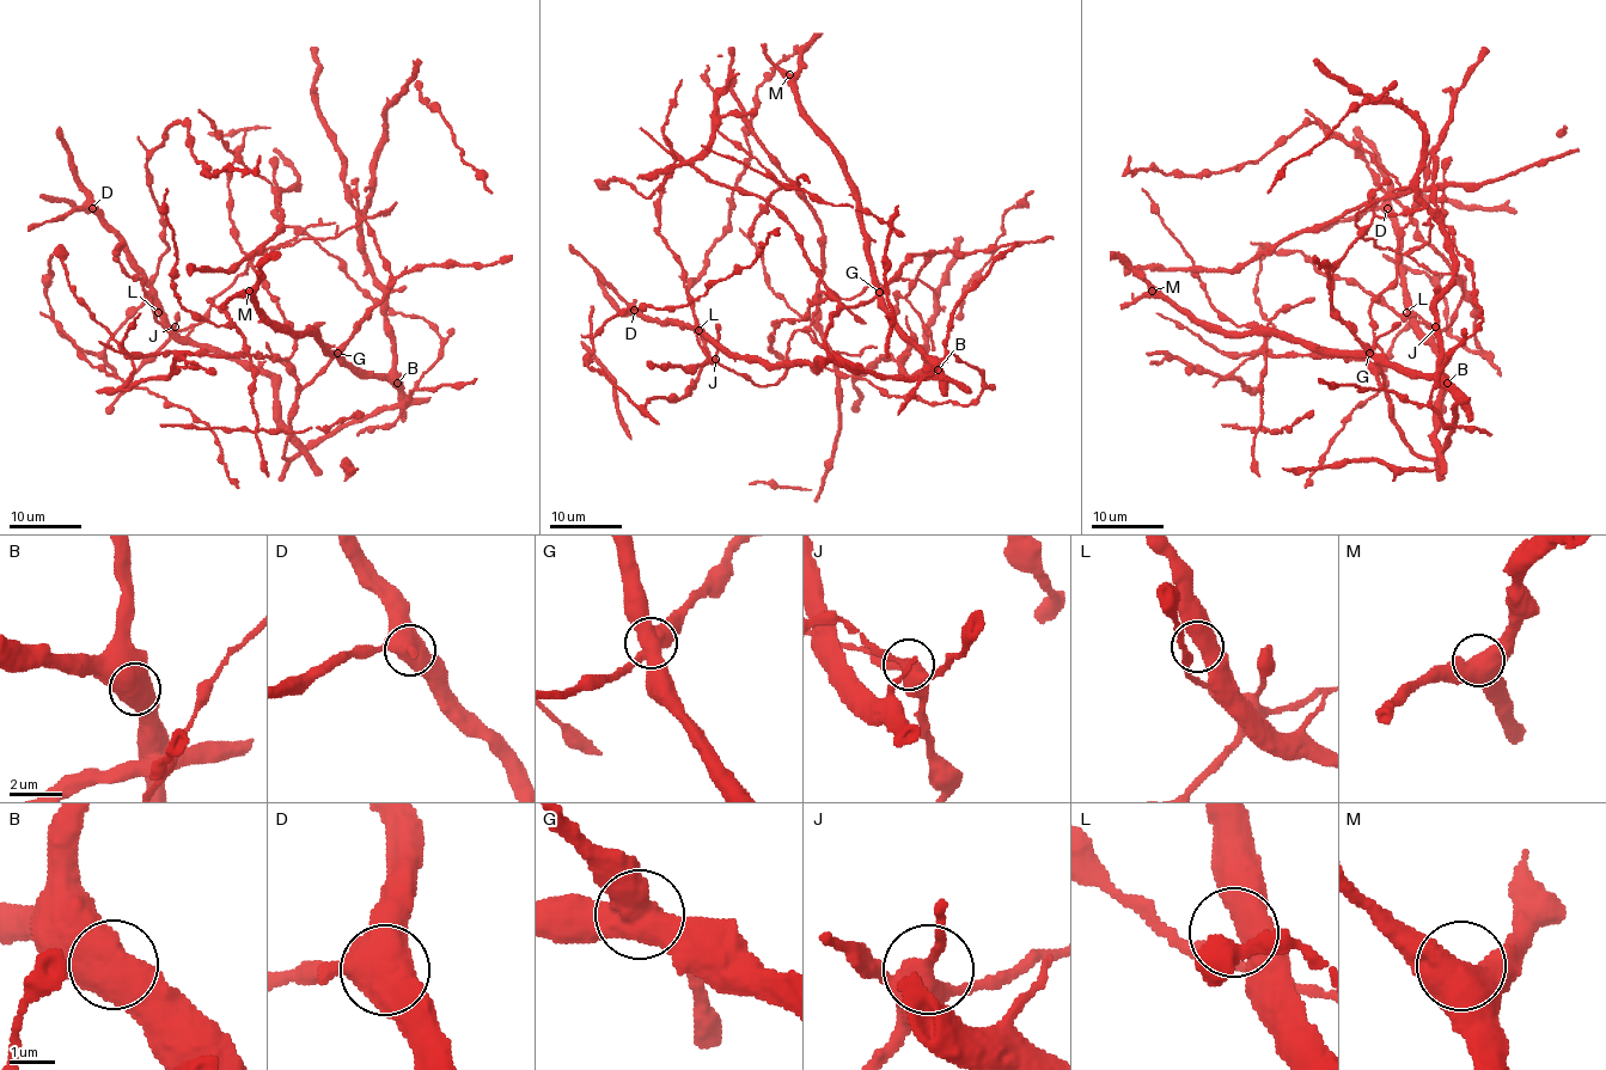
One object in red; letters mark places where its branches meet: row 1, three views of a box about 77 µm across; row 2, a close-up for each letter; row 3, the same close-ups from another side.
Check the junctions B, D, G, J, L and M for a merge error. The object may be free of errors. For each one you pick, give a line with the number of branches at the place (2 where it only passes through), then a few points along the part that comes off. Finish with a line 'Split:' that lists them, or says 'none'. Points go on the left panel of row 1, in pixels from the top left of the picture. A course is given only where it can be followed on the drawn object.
Split: none

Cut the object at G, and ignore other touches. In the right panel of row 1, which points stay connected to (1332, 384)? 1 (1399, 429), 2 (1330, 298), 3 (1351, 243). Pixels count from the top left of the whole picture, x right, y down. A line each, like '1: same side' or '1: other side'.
1: other side
2: other side
3: other side

